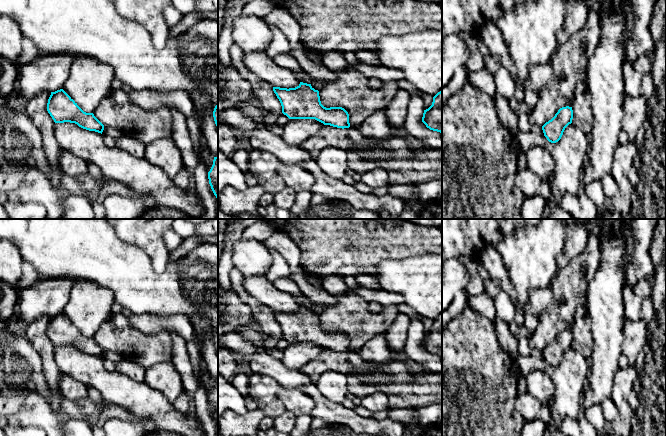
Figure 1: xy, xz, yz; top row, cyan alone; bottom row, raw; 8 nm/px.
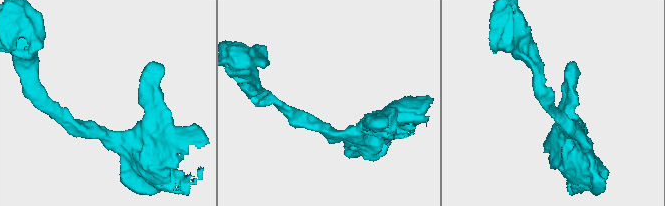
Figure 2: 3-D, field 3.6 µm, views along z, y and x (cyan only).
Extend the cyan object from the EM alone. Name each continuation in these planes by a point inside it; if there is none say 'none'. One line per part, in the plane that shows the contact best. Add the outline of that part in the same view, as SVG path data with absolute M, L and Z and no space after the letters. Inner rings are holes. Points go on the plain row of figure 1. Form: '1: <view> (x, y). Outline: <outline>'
none

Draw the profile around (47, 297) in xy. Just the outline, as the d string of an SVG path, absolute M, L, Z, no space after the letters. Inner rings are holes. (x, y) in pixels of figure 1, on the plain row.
M69 277L41 278L32 287L17 291L17 321L29 325L42 316L62 313L76 280Z

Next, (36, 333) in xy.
M42 316L27 325L26 338L39 353L47 385L54 392L48 403L55 413L60 414L60 398L62 395L59 391L58 382L62 372L55 363L55 346L47 335L47 327L50 319L51 316Z

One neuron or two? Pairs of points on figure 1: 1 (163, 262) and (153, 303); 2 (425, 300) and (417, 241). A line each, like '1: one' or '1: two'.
1: two
2: two

